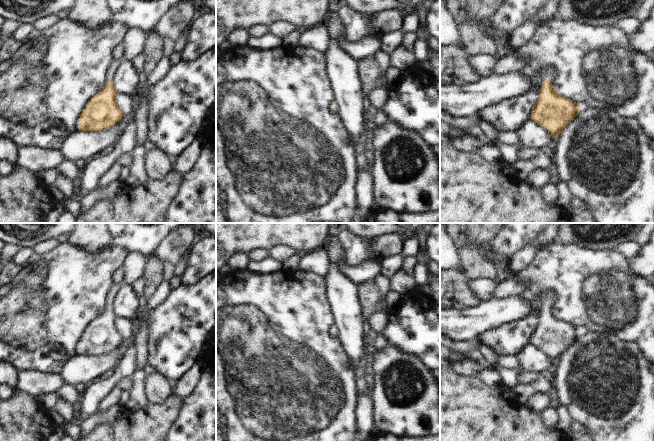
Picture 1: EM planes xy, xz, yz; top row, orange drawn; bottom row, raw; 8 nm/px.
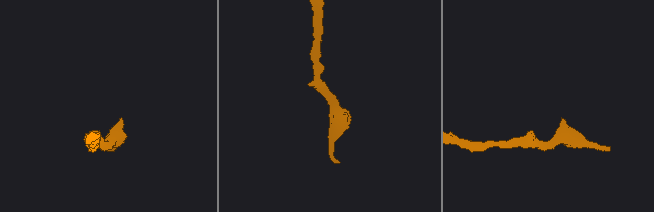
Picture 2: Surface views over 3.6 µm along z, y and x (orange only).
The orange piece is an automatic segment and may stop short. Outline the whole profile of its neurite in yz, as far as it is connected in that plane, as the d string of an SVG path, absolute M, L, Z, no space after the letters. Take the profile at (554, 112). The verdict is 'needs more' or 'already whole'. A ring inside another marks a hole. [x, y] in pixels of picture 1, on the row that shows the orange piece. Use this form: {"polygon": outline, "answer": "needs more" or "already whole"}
{"polygon": "M543 69L542 88L539 98L531 110L531 120L547 129L554 137L579 114L582 107L561 96L552 85L555 69Z", "answer": "needs more"}

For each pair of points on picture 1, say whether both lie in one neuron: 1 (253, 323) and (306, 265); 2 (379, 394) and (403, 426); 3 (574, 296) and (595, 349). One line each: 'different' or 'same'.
1: different
2: same
3: different

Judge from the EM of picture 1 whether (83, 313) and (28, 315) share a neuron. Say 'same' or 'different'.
same

